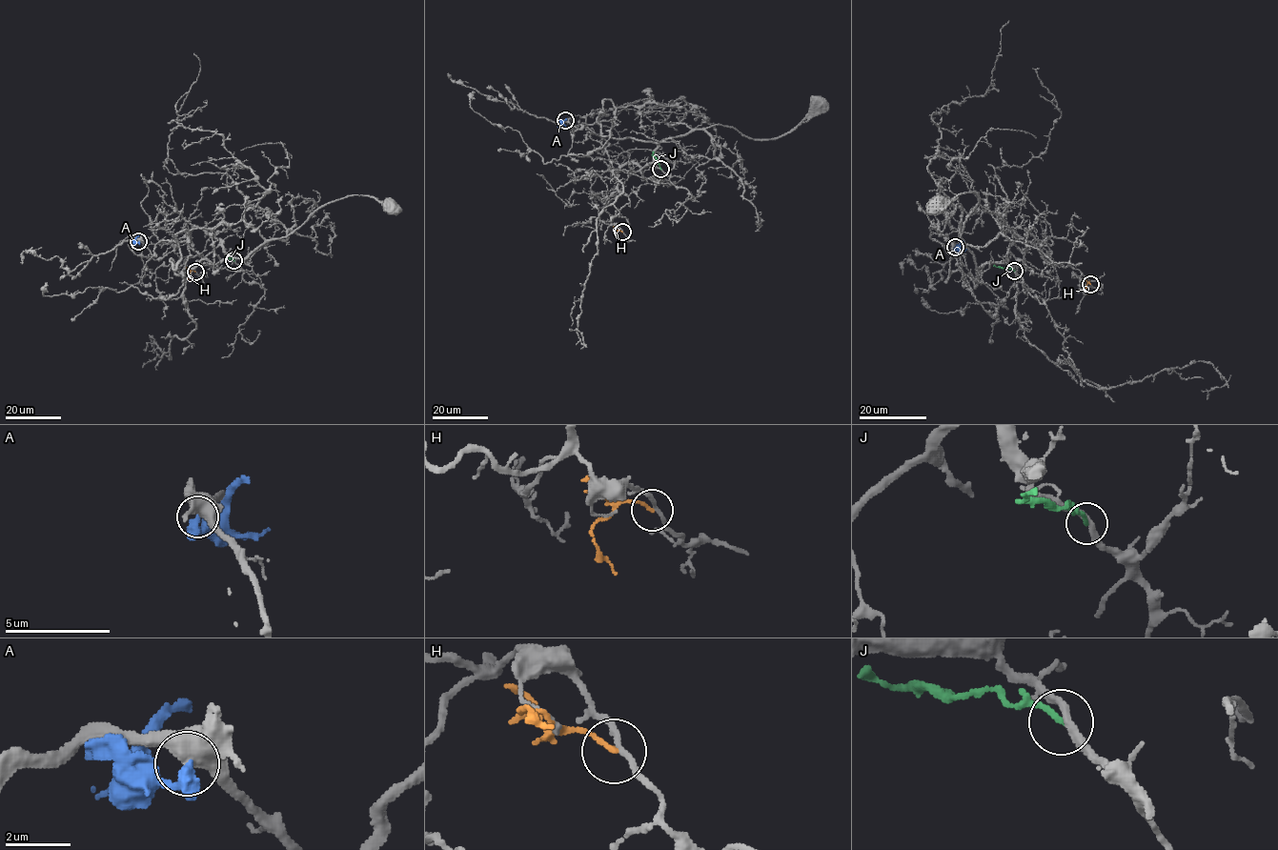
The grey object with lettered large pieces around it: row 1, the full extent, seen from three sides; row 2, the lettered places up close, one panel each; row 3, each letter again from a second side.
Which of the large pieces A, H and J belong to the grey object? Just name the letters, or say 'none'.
none

